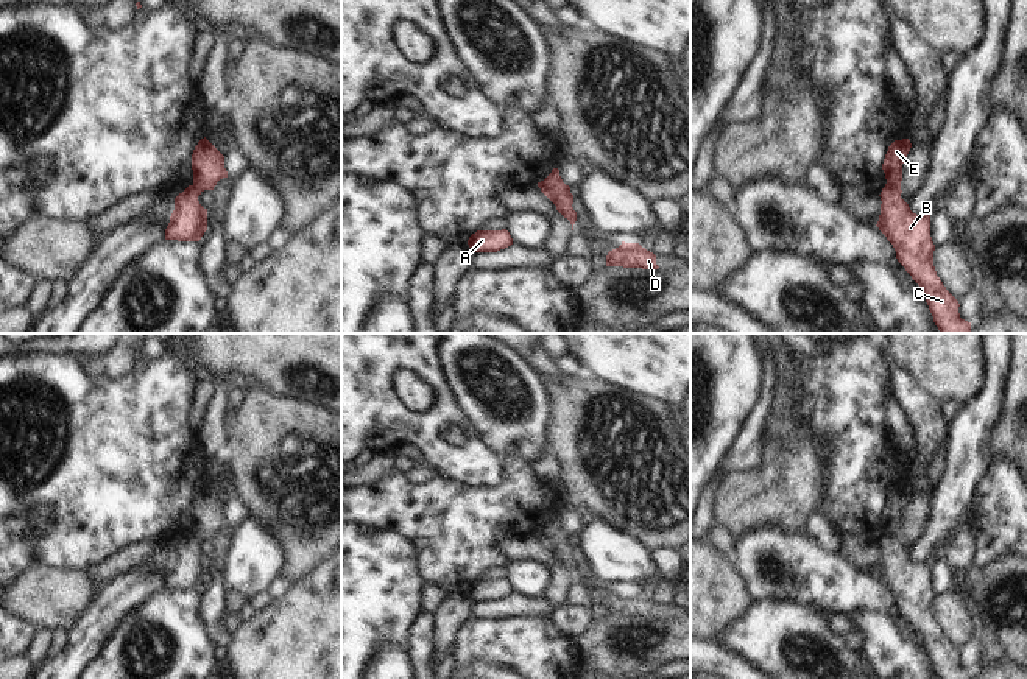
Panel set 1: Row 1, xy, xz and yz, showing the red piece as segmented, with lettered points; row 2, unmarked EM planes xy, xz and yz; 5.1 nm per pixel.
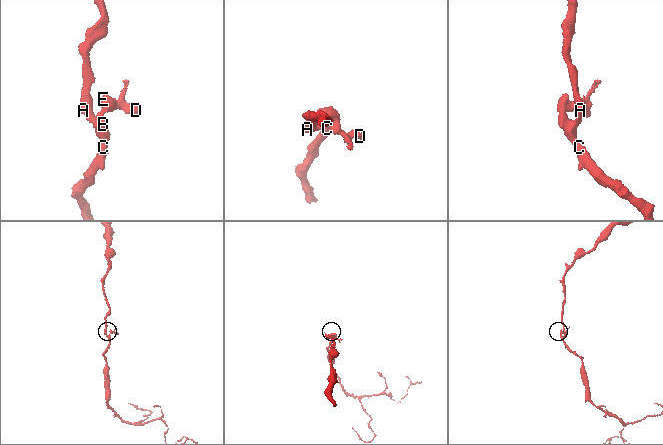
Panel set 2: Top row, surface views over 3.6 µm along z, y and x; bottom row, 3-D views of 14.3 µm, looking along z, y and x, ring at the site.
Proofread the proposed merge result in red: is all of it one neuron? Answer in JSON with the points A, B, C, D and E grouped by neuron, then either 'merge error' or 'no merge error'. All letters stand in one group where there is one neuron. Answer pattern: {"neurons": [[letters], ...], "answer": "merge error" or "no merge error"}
{"neurons": [["A", "B", "C"], ["D", "E"]], "answer": "merge error"}

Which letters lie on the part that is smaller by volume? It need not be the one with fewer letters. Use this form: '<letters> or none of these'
D, E

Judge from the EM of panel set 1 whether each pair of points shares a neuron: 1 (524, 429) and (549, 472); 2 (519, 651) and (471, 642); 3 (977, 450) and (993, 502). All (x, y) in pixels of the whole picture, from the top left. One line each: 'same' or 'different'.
1: different
2: same
3: different

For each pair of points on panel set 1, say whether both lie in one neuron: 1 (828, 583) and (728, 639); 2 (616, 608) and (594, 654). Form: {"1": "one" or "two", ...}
{"1": "two", "2": "two"}

